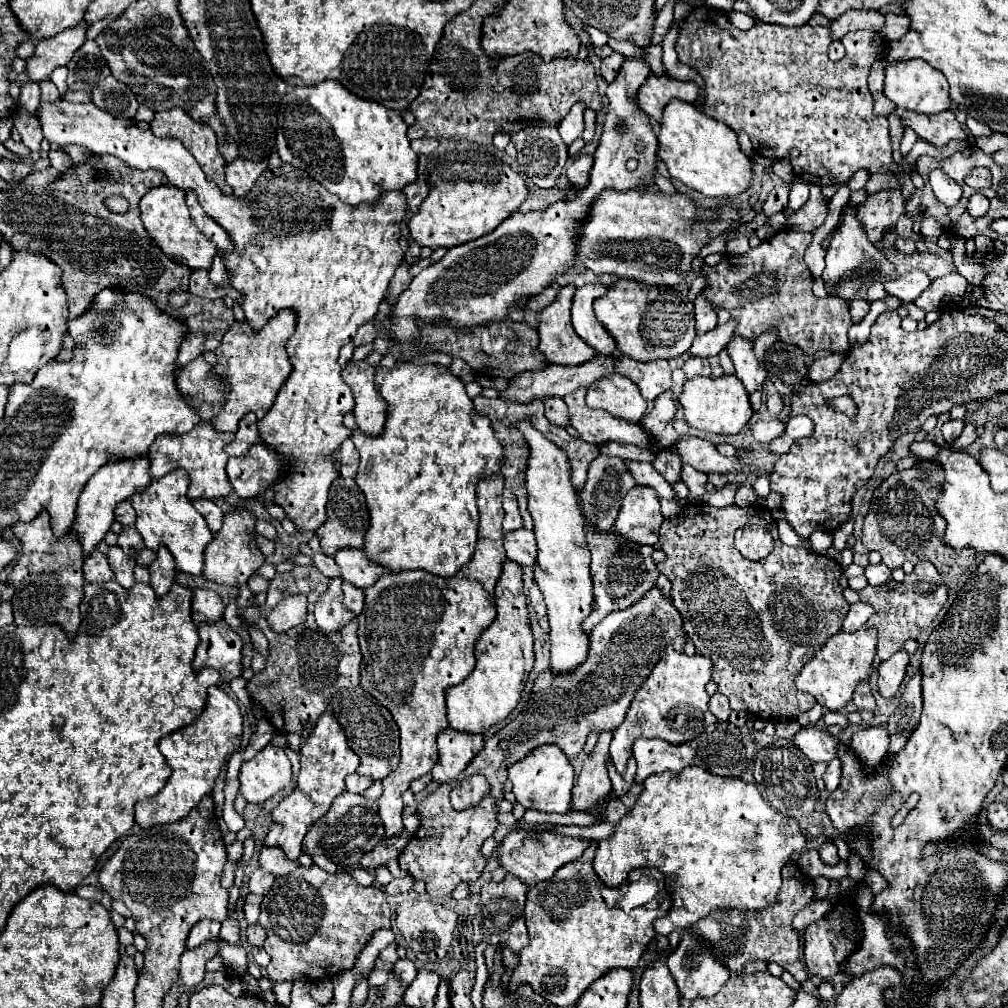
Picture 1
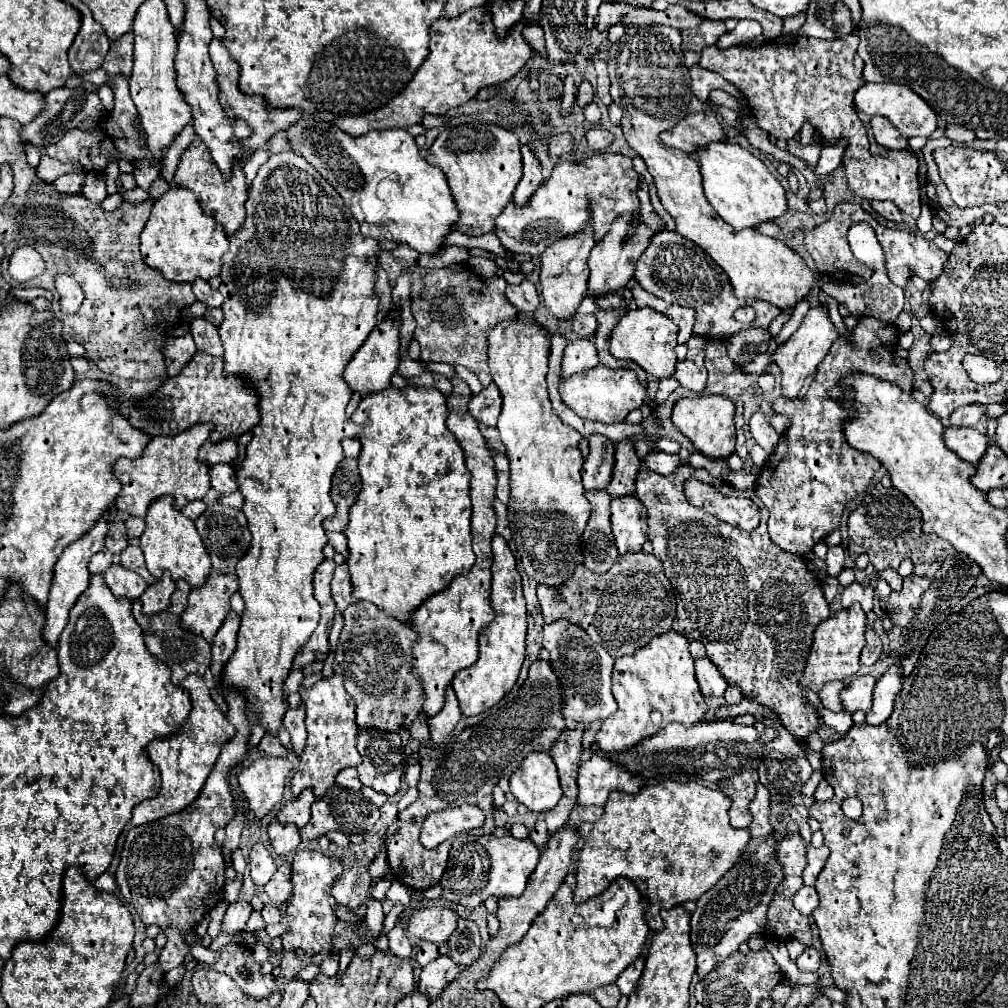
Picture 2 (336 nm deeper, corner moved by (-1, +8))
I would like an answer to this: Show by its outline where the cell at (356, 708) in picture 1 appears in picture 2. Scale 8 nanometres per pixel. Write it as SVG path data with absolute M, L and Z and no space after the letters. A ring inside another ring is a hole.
M358 728L358 752L362 756L360 766L356 766L360 782L364 786L370 786L378 792L384 792L388 796L396 794L400 790L402 774L406 772L406 756L404 756L404 746L402 738L396 736L396 732L384 732L376 728Z

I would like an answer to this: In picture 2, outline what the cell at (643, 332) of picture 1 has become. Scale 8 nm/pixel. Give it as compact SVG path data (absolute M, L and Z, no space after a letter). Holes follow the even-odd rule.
M634 308L634 310L628 310L614 326L610 334L610 354L614 358L634 360L652 376L658 376L658 378L672 376L678 362L674 352L678 344L676 334L678 334L678 326L666 314L656 312L654 308Z

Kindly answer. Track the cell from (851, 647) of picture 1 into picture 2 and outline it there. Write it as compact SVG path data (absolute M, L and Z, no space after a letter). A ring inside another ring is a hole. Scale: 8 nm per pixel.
M852 604L852 608L848 608L848 610L836 612L824 624L820 624L820 628L816 628L816 636L814 636L810 656L806 662L806 670L804 670L804 676L800 678L800 684L808 690L820 692L824 688L824 684L828 684L832 680L852 678L860 668L858 658L866 644L864 632L866 632L866 614L858 604Z

